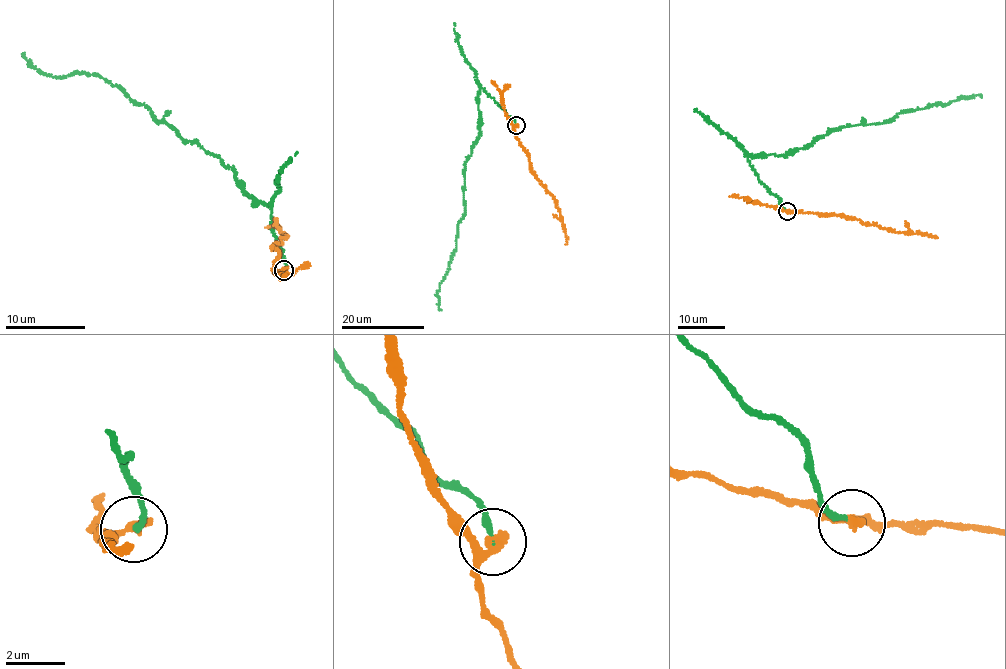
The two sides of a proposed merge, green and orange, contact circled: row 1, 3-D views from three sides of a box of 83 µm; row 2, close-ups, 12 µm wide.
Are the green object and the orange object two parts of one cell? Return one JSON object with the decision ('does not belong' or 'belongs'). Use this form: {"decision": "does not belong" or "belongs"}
{"decision": "does not belong"}

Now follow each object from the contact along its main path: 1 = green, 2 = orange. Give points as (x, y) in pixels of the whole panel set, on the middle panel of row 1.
1: (516, 125), (479, 85), (479, 136), (465, 167), (466, 213), (457, 224), (455, 251), (440, 285), (441, 310)
2: (516, 125), (514, 135), (527, 153), (531, 172), (558, 209), (566, 245)

